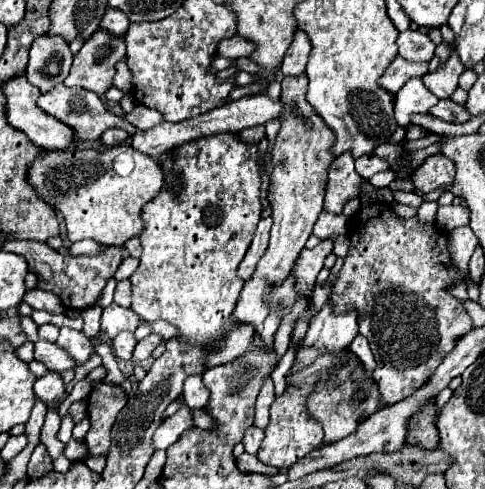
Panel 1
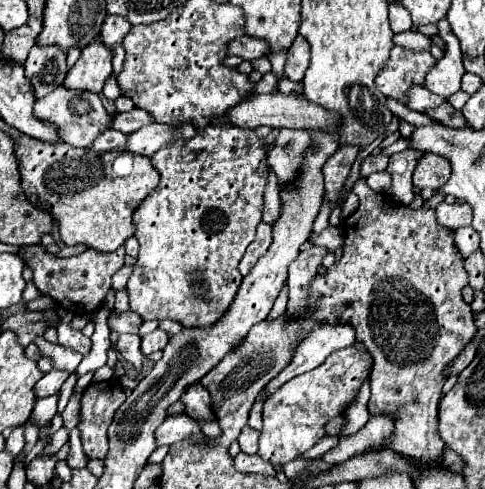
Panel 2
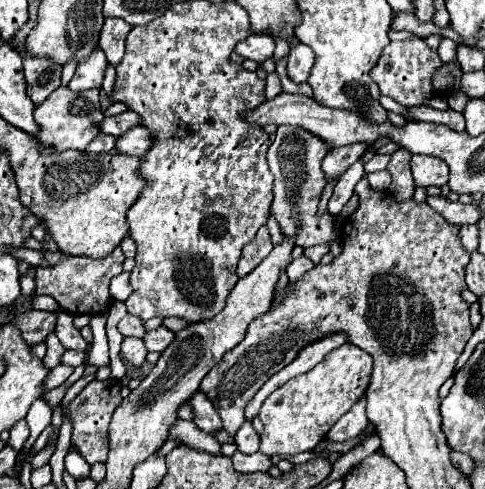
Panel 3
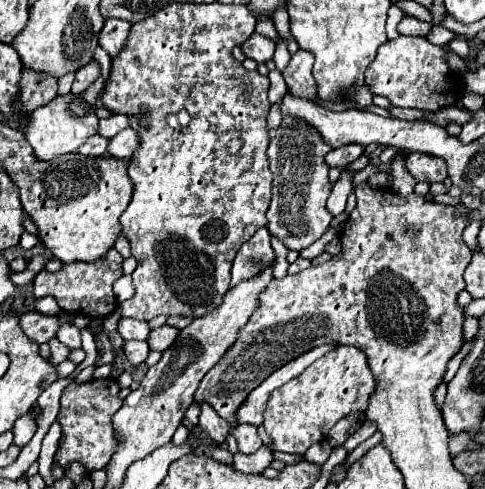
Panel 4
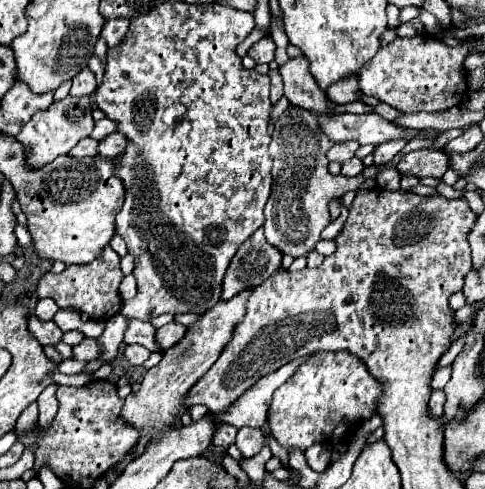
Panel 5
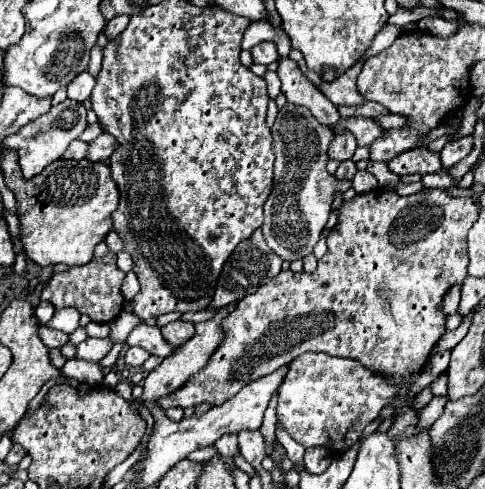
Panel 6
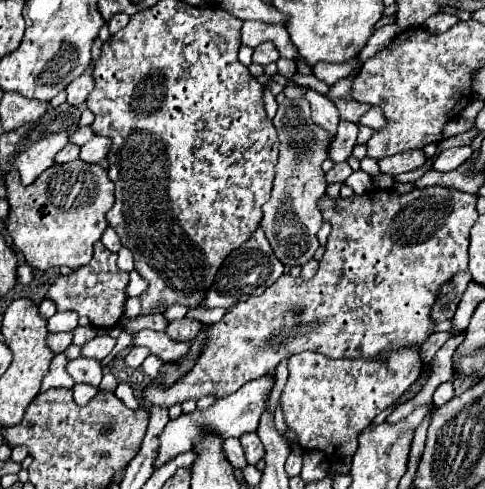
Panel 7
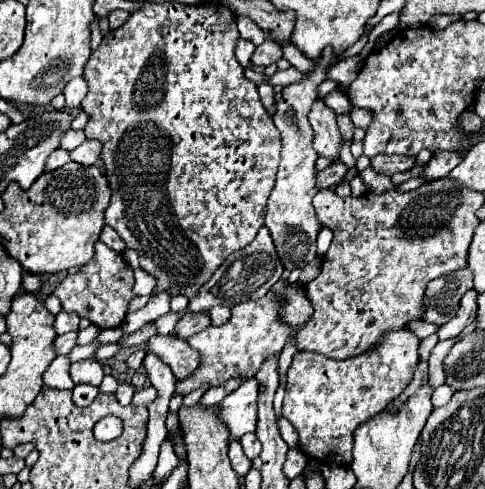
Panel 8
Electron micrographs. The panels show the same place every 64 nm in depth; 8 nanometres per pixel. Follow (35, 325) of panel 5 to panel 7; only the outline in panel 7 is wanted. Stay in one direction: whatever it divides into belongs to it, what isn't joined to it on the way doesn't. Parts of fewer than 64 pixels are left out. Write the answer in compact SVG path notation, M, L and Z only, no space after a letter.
M48 332L46 344L52 352L64 352L72 344L72 332Z

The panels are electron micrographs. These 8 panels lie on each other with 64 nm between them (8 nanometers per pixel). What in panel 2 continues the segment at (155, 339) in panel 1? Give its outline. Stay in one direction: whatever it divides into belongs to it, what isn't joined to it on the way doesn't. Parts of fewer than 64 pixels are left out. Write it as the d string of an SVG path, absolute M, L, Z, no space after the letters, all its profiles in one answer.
M154 330L152 334L146 334L144 338L142 338L142 352L144 352L144 356L150 356L152 352L156 352L156 350L164 350L164 346L168 344L168 336L166 336L166 332L162 332L162 330Z

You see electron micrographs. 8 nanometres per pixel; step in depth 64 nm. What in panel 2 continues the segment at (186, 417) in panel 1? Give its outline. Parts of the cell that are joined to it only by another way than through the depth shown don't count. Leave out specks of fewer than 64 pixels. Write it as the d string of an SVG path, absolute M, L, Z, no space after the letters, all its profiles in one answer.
M188 414L168 416L164 420L164 424L156 430L156 444L158 446L170 446L170 444L186 440L186 438L192 438L196 442L200 442L204 438L196 420L188 418Z

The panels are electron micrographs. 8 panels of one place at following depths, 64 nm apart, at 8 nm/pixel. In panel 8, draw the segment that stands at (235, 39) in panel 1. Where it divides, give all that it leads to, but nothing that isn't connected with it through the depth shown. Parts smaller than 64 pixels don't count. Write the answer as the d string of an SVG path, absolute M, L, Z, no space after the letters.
M266 40L264 44L256 46L254 54L252 54L252 64L258 66L270 66L274 62L278 62L282 58L282 48L280 44L276 44L274 40Z

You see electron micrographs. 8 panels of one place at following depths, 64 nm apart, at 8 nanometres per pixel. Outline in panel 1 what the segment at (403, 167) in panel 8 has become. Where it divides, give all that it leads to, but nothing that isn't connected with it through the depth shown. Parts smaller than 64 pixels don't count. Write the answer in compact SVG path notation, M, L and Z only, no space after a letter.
M442 154L428 156L411 180L416 190L448 190L456 176L456 166Z

